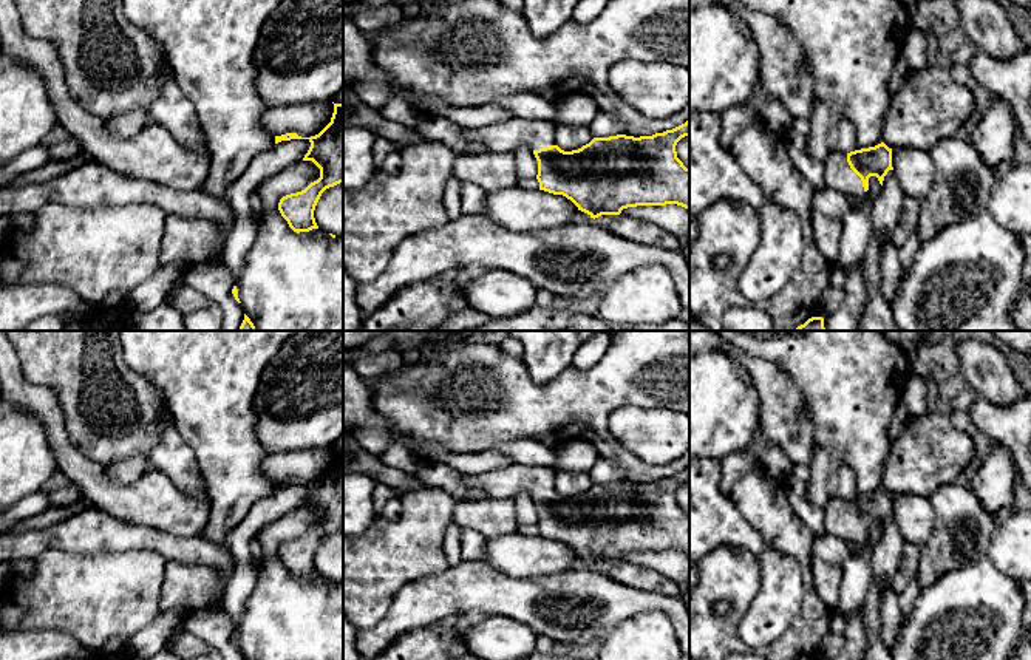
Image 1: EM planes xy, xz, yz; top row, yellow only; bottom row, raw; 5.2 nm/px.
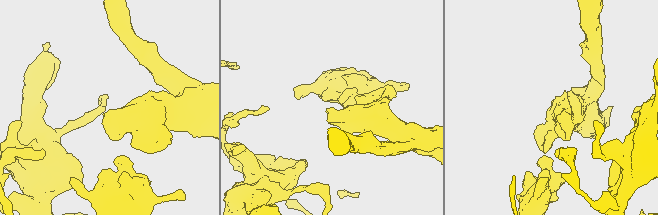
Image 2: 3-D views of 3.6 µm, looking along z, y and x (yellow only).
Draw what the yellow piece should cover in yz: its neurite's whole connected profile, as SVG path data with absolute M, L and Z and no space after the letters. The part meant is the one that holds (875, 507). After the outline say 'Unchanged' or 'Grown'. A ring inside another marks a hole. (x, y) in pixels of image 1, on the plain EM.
M884 488L842 499L832 498L824 507L825 532L847 543L861 543L869 536L869 524L876 522L883 532L884 522L892 513L892 495Z. Grown

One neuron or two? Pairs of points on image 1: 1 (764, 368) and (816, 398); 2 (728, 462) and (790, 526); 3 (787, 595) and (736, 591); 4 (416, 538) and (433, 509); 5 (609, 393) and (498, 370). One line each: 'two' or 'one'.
1: two
2: two
3: two
4: one
5: one

